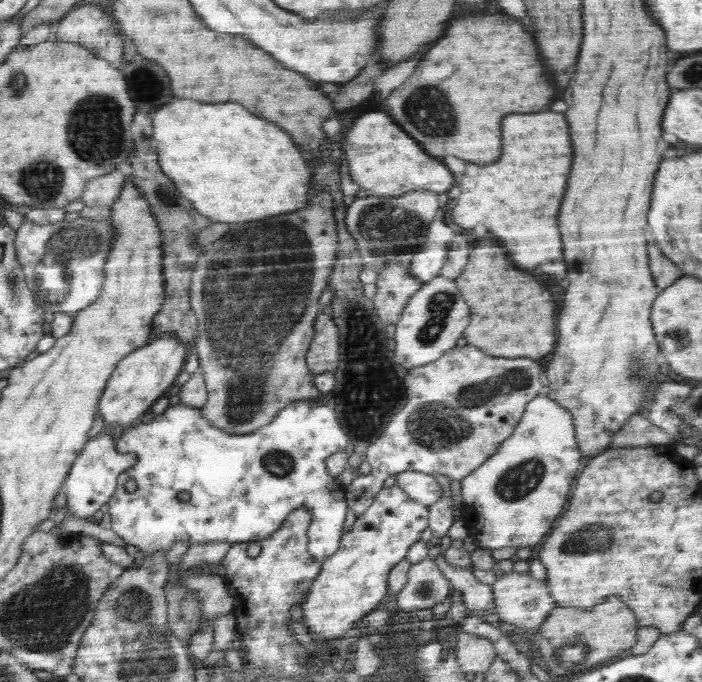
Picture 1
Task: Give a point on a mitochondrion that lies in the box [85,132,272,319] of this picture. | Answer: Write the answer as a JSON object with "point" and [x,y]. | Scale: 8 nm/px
{"point":[165,196]}

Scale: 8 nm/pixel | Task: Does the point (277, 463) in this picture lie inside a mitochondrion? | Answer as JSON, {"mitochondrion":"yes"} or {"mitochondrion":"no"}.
{"mitochondrion":"yes"}

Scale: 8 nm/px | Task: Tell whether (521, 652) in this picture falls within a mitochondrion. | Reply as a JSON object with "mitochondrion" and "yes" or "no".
{"mitochondrion":"no"}

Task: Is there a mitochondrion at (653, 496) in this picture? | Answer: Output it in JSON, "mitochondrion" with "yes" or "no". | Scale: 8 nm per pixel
{"mitochondrion":"no"}

